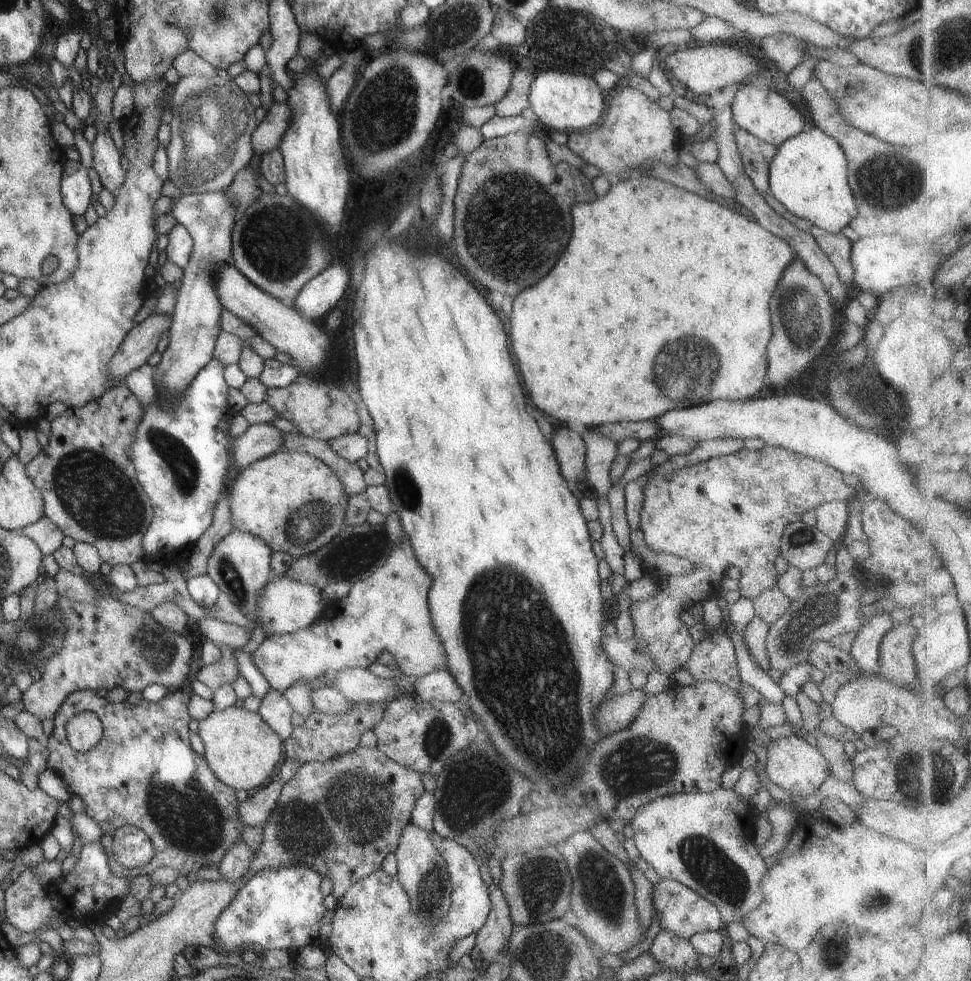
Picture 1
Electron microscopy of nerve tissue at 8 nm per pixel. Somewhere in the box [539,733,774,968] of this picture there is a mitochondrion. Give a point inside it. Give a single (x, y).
(719, 875)

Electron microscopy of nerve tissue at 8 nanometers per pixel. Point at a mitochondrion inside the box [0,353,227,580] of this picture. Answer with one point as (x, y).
(95, 492)

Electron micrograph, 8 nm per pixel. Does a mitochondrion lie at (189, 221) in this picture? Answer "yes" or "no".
no

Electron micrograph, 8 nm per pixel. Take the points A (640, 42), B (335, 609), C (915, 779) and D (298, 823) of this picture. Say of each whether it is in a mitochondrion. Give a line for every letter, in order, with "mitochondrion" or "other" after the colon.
A: other
B: other
C: mitochondrion
D: mitochondrion

